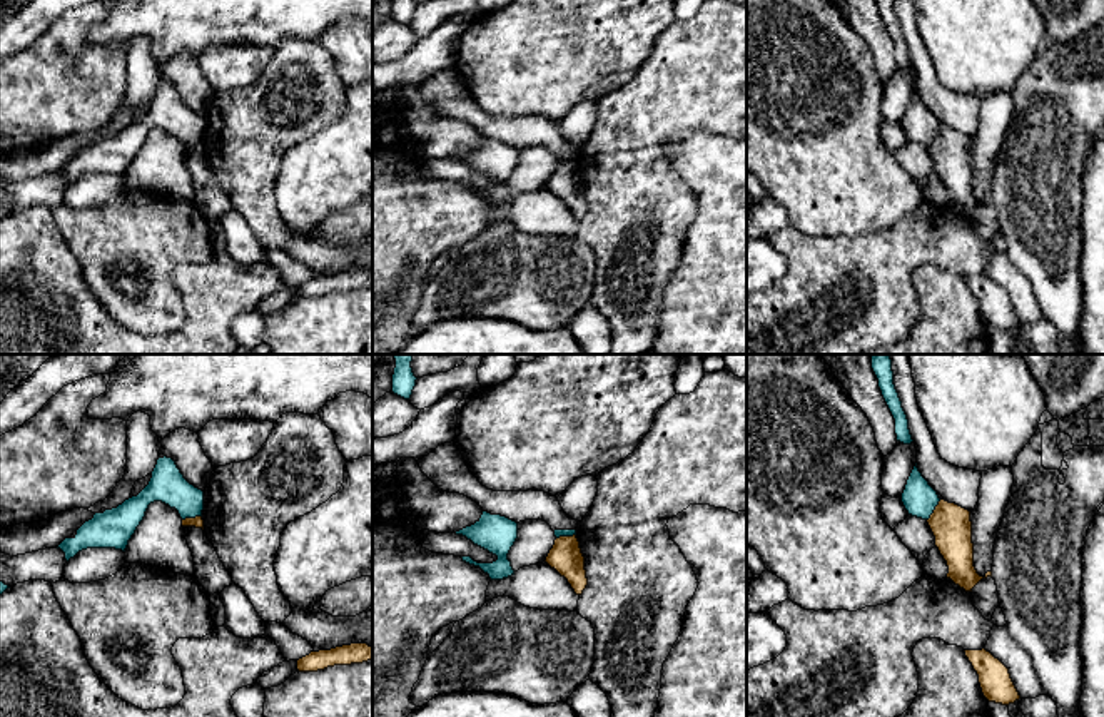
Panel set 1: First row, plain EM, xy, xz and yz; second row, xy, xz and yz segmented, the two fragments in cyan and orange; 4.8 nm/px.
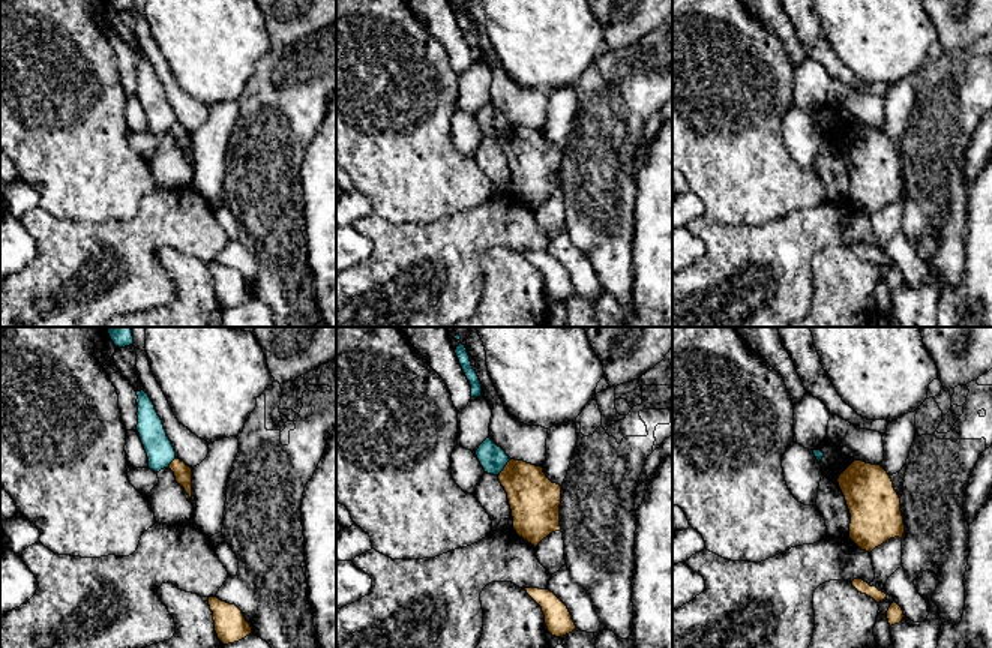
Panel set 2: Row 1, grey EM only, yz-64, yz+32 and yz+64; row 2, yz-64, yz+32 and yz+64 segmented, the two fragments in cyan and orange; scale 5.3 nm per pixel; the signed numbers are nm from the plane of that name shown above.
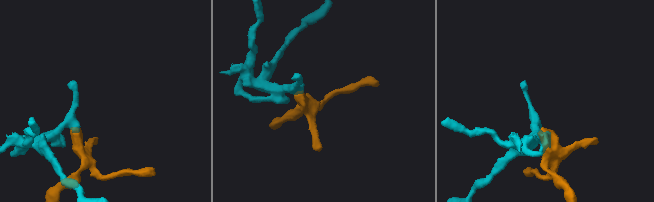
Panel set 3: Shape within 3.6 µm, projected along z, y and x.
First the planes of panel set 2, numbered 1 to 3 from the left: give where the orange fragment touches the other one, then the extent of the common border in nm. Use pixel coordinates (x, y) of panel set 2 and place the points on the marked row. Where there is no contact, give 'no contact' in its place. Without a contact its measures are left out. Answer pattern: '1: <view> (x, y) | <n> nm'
1: yz-64 (171, 461) | 80 nm
2: yz+32 (503, 468) | 120 nm
3: no contact

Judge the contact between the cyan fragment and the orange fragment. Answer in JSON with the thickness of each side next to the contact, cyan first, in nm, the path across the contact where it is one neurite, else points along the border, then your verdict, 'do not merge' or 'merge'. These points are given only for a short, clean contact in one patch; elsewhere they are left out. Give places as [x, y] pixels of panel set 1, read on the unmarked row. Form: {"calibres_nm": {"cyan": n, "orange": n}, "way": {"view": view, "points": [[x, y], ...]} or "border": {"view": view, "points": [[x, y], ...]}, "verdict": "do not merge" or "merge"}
{"calibres_nm": {"cyan": 160, "orange": 190}, "border": {"view": "yz", "points": [[941, 126], [927, 146]]}, "verdict": "do not merge"}

